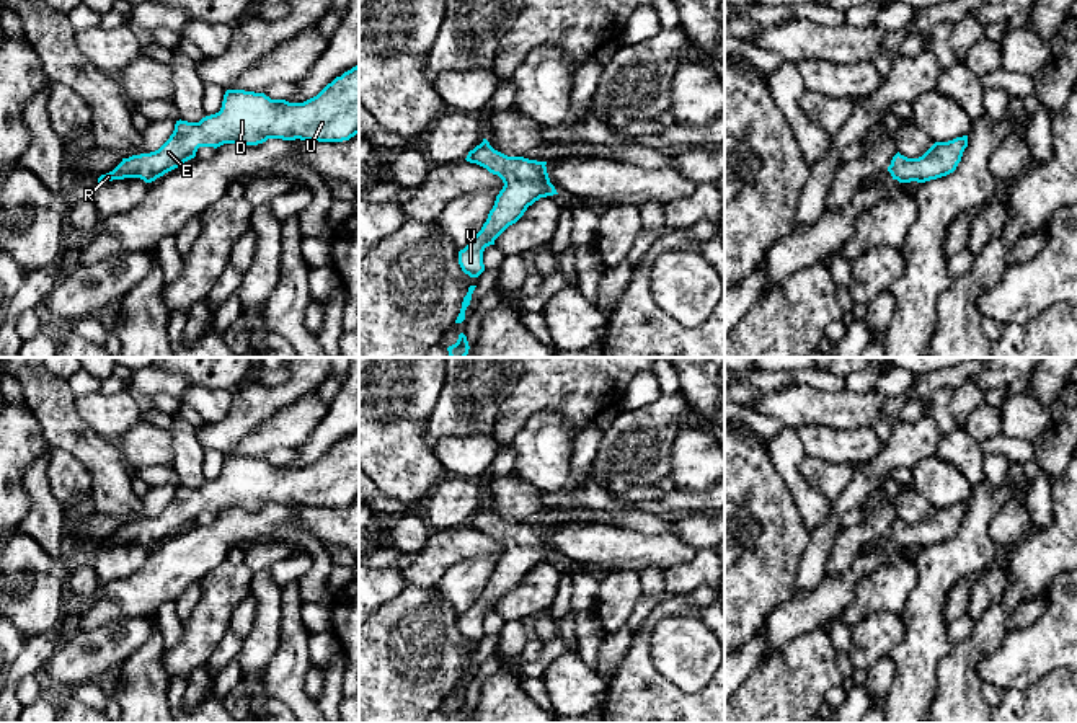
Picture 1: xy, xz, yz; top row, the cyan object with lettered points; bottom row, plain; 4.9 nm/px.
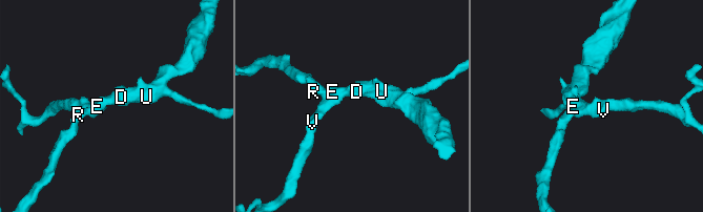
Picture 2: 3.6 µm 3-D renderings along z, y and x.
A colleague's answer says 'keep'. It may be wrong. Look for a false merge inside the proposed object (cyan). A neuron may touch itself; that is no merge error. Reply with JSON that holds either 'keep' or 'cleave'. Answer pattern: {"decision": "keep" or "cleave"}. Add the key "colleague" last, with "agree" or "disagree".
{"decision": "keep", "colleague": "agree"}

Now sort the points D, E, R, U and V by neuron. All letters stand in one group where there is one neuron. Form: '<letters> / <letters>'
D E R U V

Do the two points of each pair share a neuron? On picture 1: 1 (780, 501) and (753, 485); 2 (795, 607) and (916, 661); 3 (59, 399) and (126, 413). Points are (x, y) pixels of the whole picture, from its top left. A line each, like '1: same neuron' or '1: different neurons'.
1: same neuron
2: different neurons
3: different neurons

